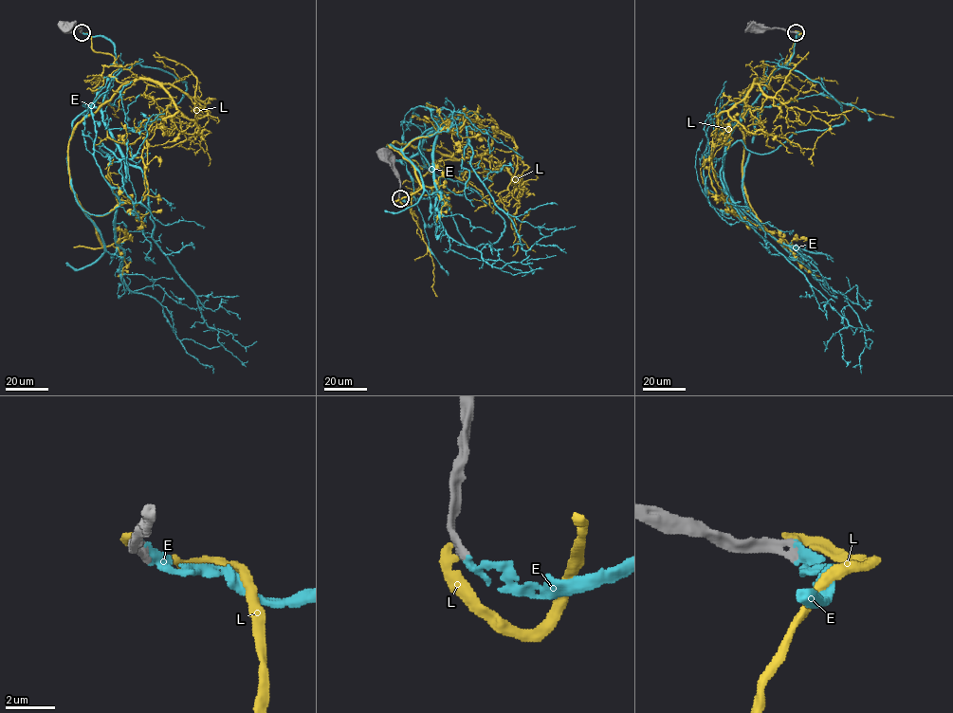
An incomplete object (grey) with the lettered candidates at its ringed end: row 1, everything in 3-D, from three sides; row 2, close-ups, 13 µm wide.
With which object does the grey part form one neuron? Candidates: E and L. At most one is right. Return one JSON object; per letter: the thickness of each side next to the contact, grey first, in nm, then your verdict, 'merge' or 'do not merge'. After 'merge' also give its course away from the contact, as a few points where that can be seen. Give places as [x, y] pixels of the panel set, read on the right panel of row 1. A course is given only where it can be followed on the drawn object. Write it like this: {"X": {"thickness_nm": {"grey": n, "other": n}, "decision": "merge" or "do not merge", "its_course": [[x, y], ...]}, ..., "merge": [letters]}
{"E": {"thickness_nm": {"grey": 400, "other": 360}, "decision": "merge", "its_course": [[796, 32], [723, 164], [732, 203], [792, 254], [708, 189], [706, 129], [724, 105], [826, 95], [872, 118]]}, "L": {"thickness_nm": {"grey": 440, "other": 480}, "decision": "do not merge"}, "merge": ["E"]}

